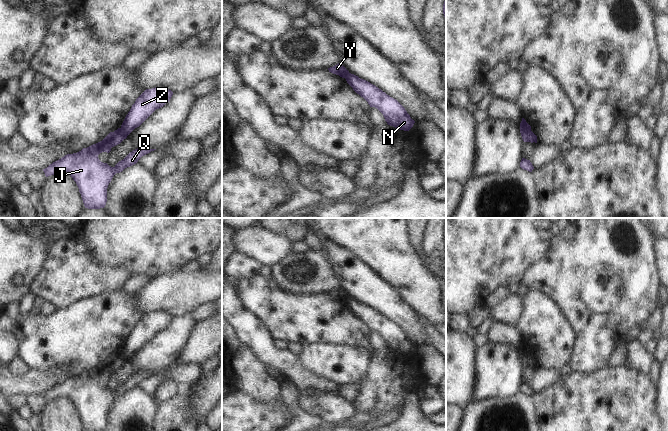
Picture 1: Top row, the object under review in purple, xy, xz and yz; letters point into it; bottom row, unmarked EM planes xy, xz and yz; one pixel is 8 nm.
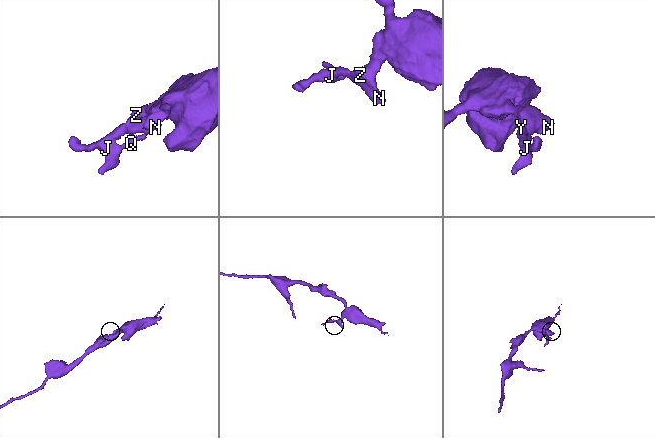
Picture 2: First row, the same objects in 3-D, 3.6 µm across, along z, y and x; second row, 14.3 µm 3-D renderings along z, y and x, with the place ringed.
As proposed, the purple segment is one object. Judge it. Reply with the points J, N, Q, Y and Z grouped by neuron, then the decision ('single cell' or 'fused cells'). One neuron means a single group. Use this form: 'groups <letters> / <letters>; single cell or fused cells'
groups J Q Y / N Z; fused cells

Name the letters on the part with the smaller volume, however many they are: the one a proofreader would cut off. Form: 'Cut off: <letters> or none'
Cut off: J, Q, Y

